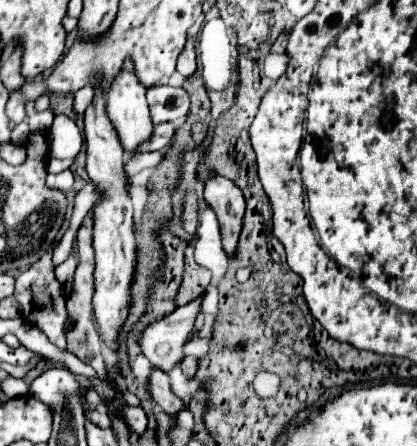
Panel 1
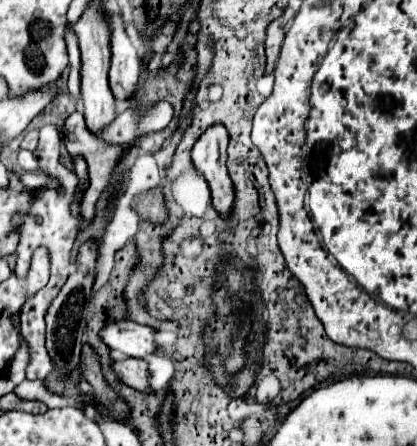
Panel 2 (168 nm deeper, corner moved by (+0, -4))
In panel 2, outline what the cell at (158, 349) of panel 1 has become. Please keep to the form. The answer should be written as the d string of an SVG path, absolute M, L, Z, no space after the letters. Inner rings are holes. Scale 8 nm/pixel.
M115 320L115 322L107 322L101 332L99 338L111 348L111 350L119 350L131 358L145 358L147 354L155 352L155 330L131 320Z

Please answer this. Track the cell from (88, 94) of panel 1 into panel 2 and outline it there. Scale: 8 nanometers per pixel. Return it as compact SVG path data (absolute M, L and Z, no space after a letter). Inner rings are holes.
M73 112L73 114L65 120L61 132L63 132L63 136L65 136L65 148L67 148L67 152L69 152L71 156L83 154L85 160L87 160L87 168L89 168L89 188L87 188L87 194L83 196L81 210L83 210L85 220L89 222L89 220L93 218L93 210L95 210L95 202L97 202L99 194L101 194L101 192L105 190L105 186L109 184L109 174L111 174L111 170L115 168L115 164L119 162L121 154L123 154L129 146L127 146L127 144L123 144L123 146L103 144L103 140L101 140L99 136L95 136L91 130L87 130L87 124L85 124L85 118L83 118L81 112Z

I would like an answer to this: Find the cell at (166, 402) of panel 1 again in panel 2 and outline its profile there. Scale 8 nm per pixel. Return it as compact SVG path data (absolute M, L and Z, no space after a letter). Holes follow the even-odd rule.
M127 358L127 360L115 360L111 364L117 378L137 390L149 390L149 372L147 362L141 358Z

